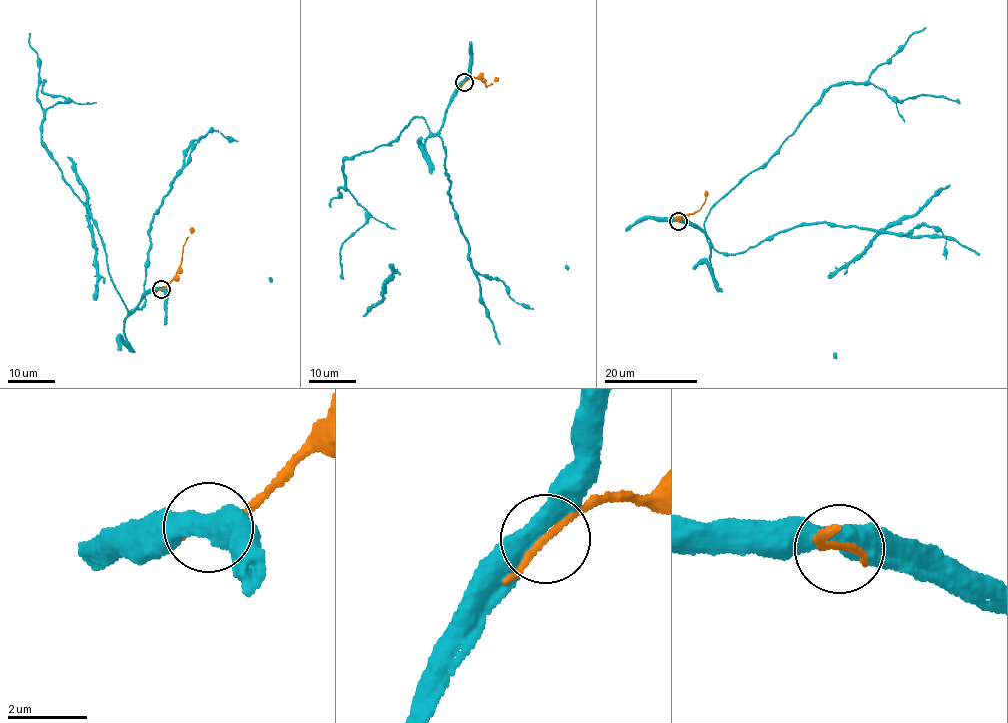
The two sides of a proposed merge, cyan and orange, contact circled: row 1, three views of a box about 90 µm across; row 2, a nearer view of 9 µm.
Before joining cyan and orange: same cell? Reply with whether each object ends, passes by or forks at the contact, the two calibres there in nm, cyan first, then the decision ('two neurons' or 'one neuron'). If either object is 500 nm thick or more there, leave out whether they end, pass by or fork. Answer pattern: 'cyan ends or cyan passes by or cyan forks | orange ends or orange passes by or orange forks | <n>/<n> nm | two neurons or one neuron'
cyan passes by | orange passes by | 480/150 nm | one neuron

